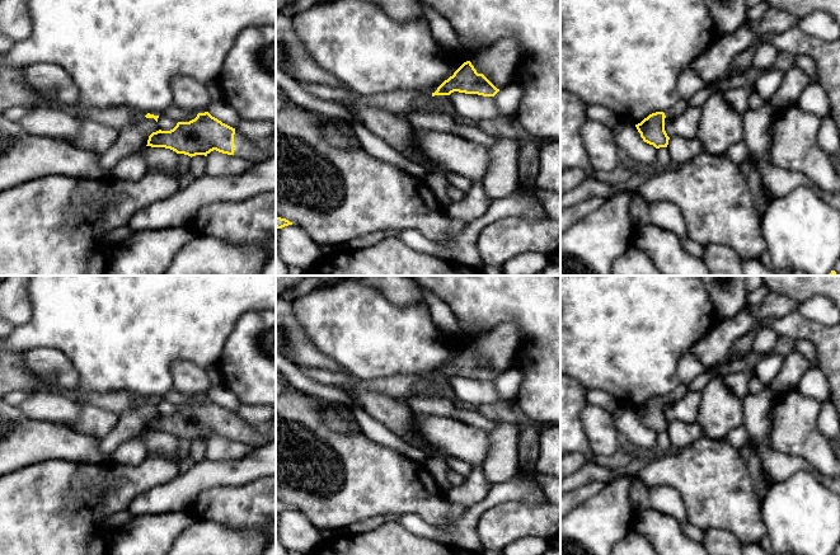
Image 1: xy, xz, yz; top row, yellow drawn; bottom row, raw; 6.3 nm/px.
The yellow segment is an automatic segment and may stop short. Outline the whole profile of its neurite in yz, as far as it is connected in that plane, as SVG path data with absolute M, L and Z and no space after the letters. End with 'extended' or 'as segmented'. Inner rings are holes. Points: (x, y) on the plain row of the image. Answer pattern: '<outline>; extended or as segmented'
M679 384L668 395L656 396L635 409L644 427L656 433L667 432L670 422L665 415L665 403L674 404L689 392L689 386Z; extended

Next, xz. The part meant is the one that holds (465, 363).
M466 345L431 380L416 376L416 381L410 386L408 394L435 394L456 401L455 392L449 382L454 376L494 381L499 373L497 373L483 358L478 358L470 345Z; extended

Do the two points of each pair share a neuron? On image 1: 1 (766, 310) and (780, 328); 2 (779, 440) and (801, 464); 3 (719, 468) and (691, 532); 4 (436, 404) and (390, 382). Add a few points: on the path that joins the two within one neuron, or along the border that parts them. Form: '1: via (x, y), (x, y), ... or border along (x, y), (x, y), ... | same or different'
1: border along (796, 309), (777, 318), (768, 318), (761, 325) | different
2: border along (769, 438), (775, 450), (805, 459), (819, 473) | different
3: border along (688, 522), (703, 531) | different
4: border along (408, 394), (406, 399) | different

